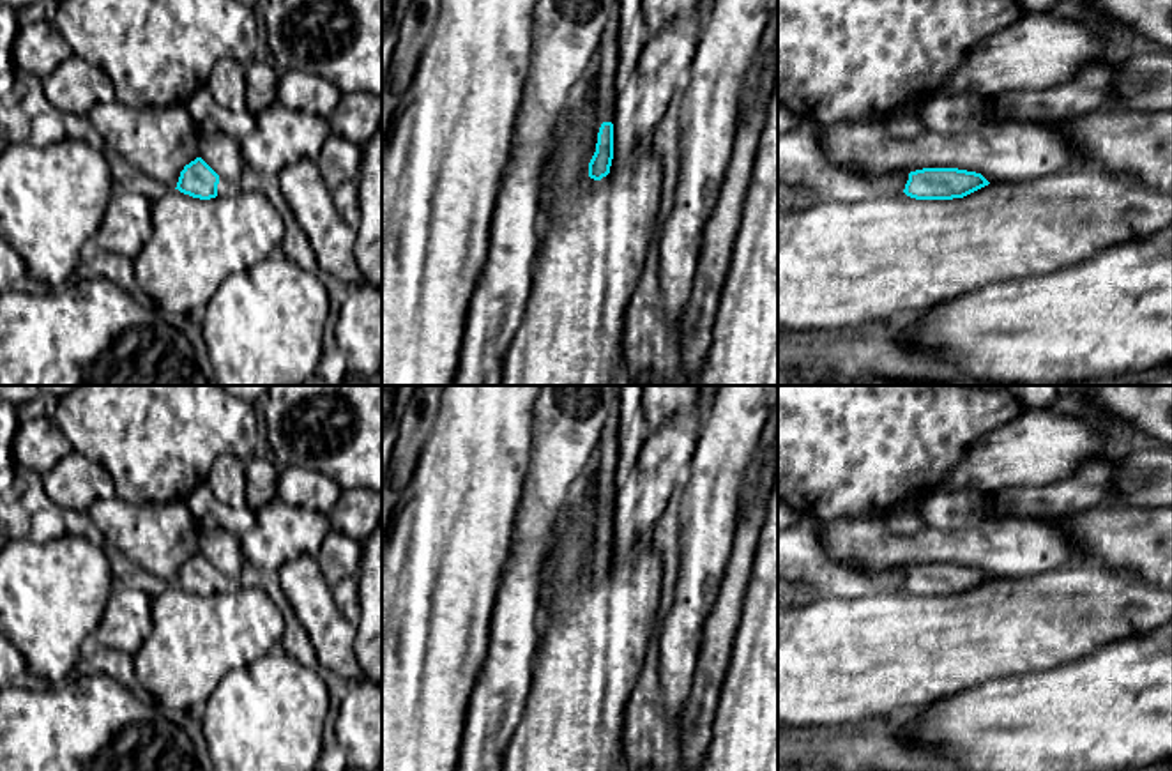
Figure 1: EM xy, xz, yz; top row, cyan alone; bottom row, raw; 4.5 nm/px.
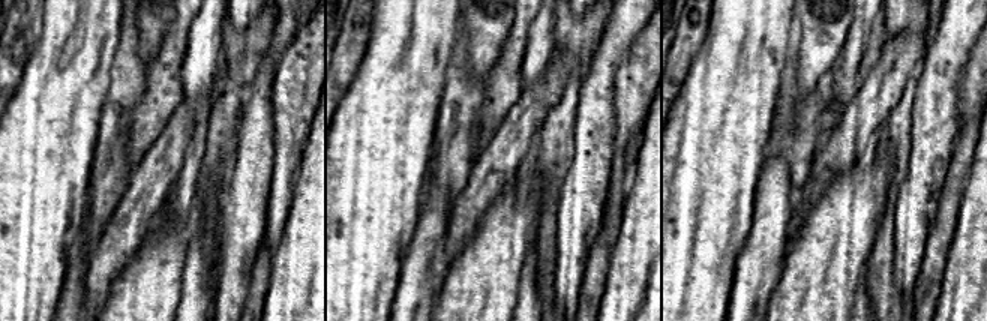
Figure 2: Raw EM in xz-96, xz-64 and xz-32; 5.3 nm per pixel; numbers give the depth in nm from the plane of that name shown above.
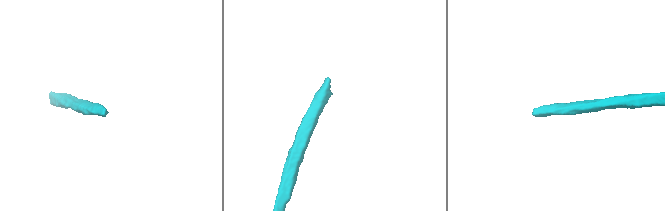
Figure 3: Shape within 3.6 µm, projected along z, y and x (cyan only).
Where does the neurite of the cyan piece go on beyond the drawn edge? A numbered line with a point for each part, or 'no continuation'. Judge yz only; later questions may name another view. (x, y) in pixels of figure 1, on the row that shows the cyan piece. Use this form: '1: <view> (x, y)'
no continuation

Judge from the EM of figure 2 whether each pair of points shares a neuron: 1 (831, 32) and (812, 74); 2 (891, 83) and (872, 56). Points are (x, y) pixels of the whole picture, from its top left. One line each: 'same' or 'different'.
1: same
2: different

